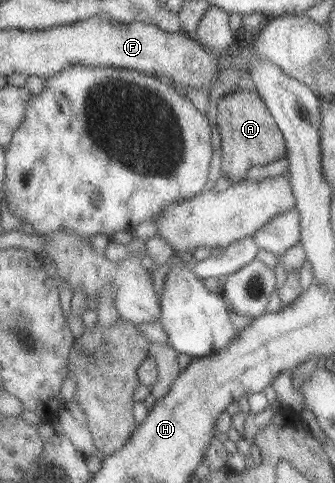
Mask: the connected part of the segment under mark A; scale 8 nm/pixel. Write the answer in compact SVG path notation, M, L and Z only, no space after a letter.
M242 84L226 92L216 106L215 119L220 133L219 169L231 184L242 181L248 169L263 167L285 157L284 139L260 97L250 86Z

